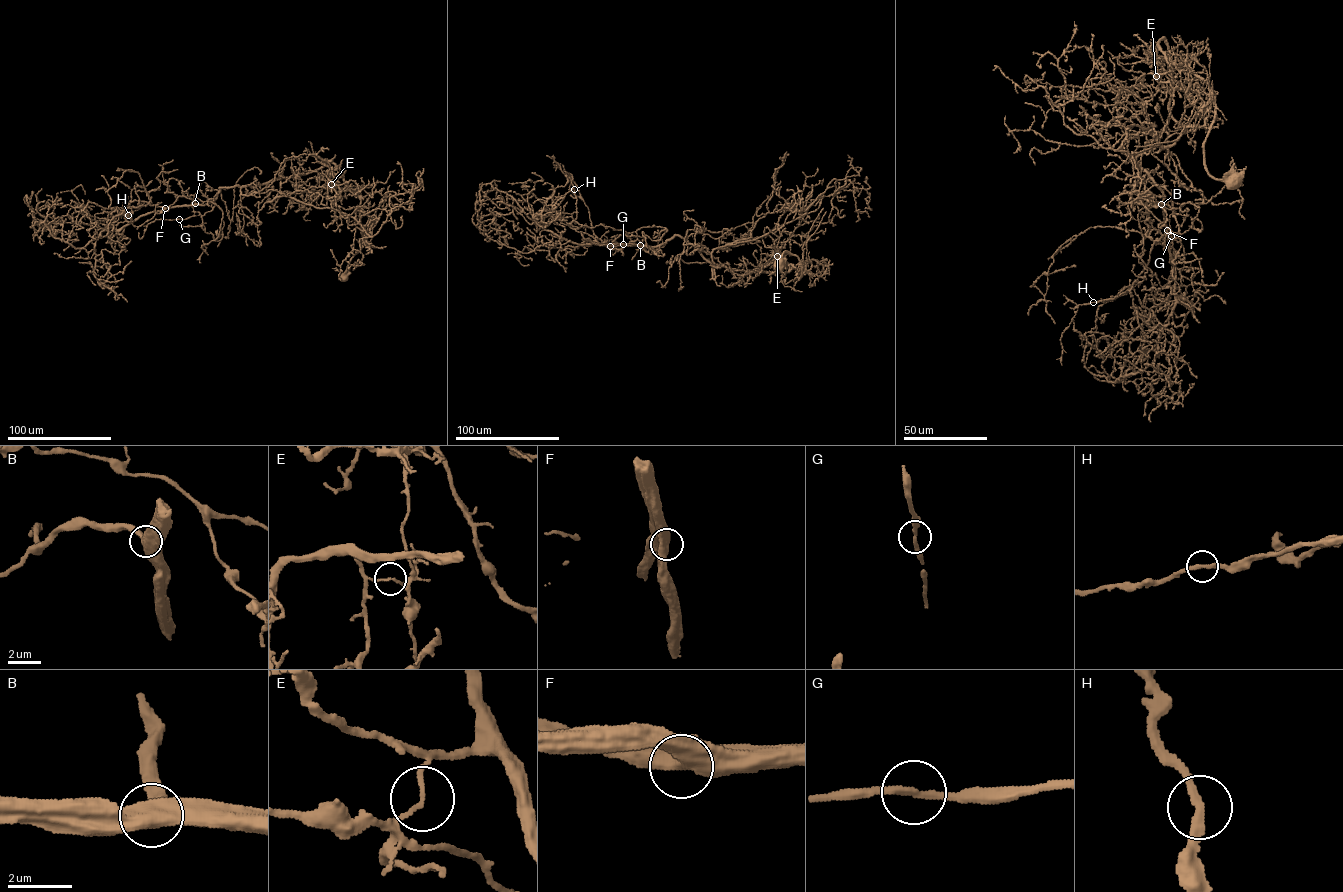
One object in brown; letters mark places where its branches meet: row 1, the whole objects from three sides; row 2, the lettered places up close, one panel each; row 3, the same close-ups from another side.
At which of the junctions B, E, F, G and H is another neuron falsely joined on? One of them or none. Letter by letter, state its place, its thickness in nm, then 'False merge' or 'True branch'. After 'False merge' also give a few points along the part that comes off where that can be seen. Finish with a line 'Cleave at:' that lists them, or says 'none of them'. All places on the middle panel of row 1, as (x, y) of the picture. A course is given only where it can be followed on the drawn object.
B: Place: (640, 245). Thickness 500 nm. True branch
E: Place: (777, 256). Thickness 120 nm. False merge. Course of the part to remove: (777, 256), (770, 255), (781, 256), (783, 260), (779, 259), (777, 247), (781, 233)
F: Place: (610, 246). Thickness 600 nm. True branch
G: Place: (623, 244). Thickness 240 nm. True branch
H: Place: (574, 189). Thickness 240 nm. True branch
Cleave at: E

